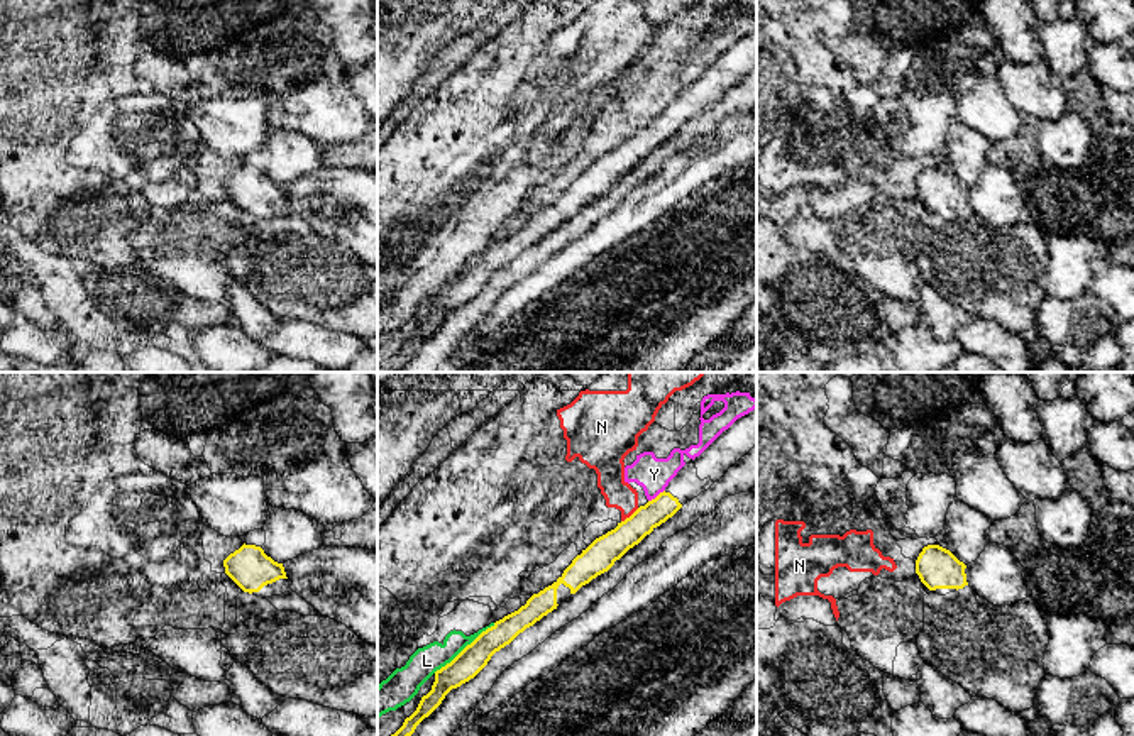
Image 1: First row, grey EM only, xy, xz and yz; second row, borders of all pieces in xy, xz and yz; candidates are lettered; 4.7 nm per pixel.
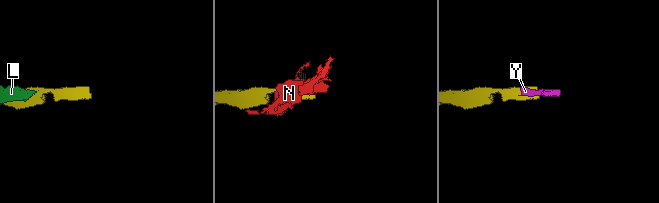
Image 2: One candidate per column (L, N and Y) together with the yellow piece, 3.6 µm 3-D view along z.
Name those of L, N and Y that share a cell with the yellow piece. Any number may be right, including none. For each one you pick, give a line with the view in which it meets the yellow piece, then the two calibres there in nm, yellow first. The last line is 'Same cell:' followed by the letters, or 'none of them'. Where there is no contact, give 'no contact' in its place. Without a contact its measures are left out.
Same cell: none of them

